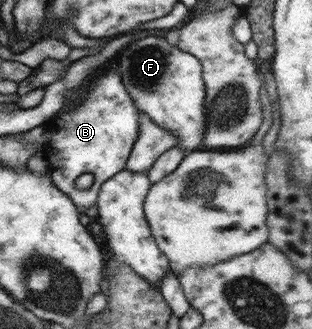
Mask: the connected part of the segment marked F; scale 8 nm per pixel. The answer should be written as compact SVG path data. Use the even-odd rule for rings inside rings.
M151 35L129 44L123 50L117 72L120 73L122 83L139 112L144 112L155 124L161 125L166 131L171 131L178 138L178 146L161 154L145 172L151 184L156 183L171 174L189 150L197 150L197 146L202 144L206 95L202 64L192 54L171 46L164 37Z

